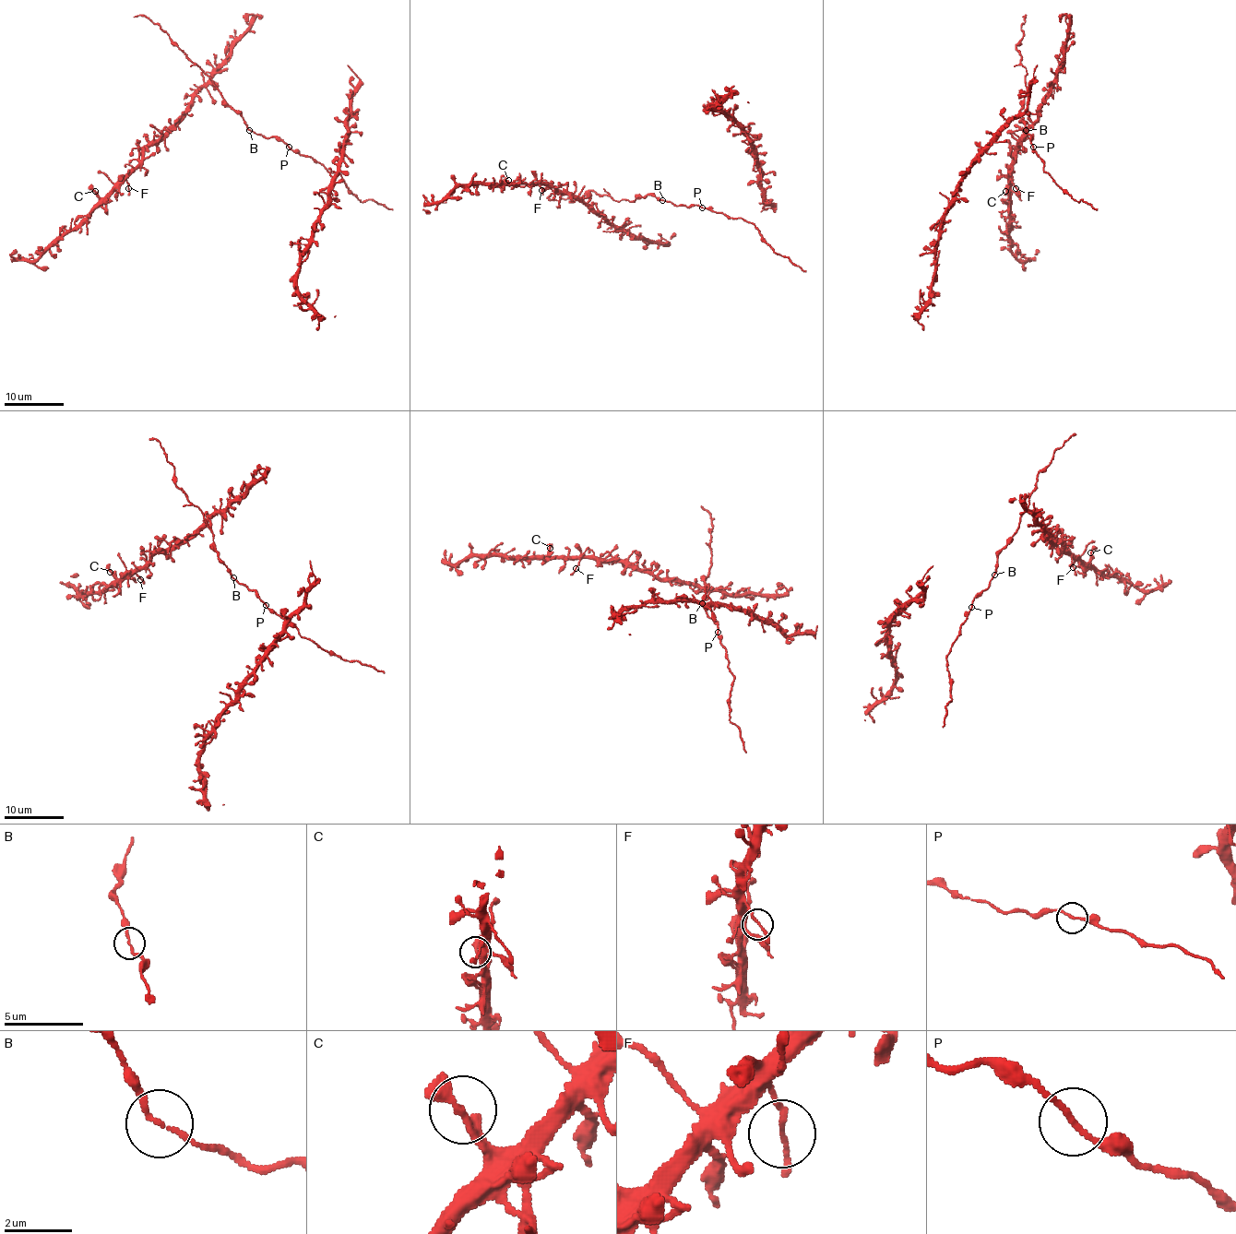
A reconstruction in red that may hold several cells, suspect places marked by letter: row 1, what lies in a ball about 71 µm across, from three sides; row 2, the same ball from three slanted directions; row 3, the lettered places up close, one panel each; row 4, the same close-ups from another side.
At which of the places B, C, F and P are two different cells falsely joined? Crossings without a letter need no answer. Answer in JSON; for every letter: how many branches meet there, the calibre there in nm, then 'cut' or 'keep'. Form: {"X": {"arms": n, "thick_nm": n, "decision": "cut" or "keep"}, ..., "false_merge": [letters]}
{"B": {"arms": 2, "thick_nm": 140, "decision": "cut"}, "C": {"arms": 2, "thick_nm": 280, "decision": "keep"}, "F": {"arms": 2, "thick_nm": 140, "decision": "keep"}, "P": {"arms": 2, "thick_nm": 150, "decision": "keep"}, "false_merge": ["B"]}

